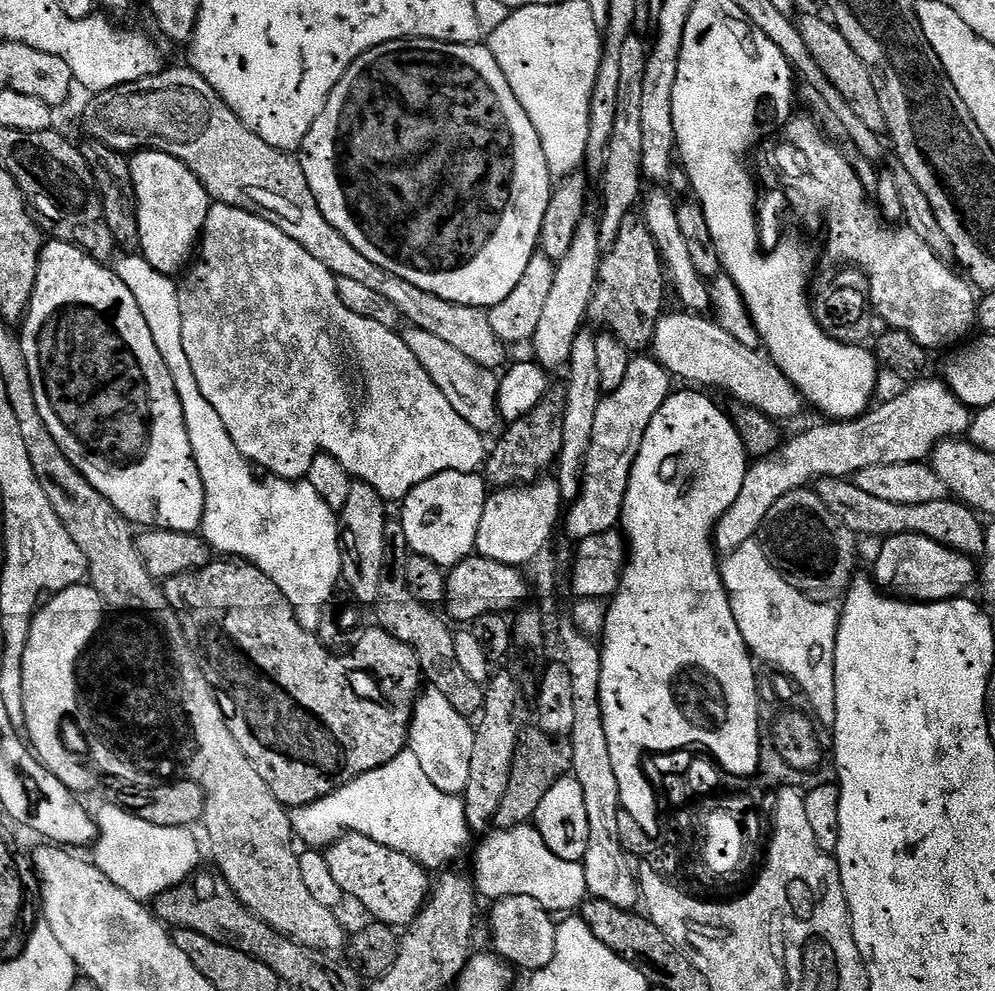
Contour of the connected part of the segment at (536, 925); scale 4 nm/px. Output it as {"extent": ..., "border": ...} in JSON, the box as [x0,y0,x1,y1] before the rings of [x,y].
{"extent":[488,896,556,974],"border":[[[503,896],[491,905],[492,917],[488,924],[492,927],[492,944],[495,955],[507,962],[513,969],[525,968],[531,974],[550,966],[556,945],[556,925],[553,913],[548,912],[530,897]]]}

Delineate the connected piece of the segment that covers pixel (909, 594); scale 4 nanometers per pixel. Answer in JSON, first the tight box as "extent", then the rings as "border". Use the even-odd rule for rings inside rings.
{"extent":[874,534,978,602],"border":[[[898,534],[887,537],[883,541],[880,553],[876,556],[876,576],[874,580],[885,593],[909,602],[935,602],[937,600],[955,600],[963,597],[968,587],[978,580],[978,564],[973,557],[963,556],[960,552],[950,550],[934,538],[926,538],[922,534]]]}

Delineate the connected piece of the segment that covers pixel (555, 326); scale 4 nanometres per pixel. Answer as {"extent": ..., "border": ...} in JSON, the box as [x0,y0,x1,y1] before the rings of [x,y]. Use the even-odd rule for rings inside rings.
{"extent":[530,222,601,370],"border":[[[585,222],[574,234],[570,250],[566,250],[566,254],[556,264],[554,286],[550,286],[546,307],[542,309],[542,319],[538,321],[530,341],[530,347],[536,351],[535,363],[541,364],[546,370],[563,369],[568,363],[570,350],[574,350],[574,338],[588,320],[588,307],[596,289],[601,259],[600,225],[596,222]]]}

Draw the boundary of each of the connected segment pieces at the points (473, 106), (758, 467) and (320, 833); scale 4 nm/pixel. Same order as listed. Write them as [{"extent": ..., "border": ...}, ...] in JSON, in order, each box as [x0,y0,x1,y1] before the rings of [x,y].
[{"extent":[298,38,554,310],"border":[[[415,38],[391,40],[362,54],[350,70],[342,74],[322,114],[318,114],[314,126],[310,126],[310,134],[306,134],[298,149],[298,163],[306,174],[306,182],[310,182],[310,190],[326,222],[330,222],[330,226],[334,226],[334,230],[338,230],[338,234],[358,250],[358,254],[366,254],[366,258],[382,270],[390,270],[390,274],[398,274],[398,278],[414,282],[418,290],[426,290],[452,304],[465,304],[468,308],[481,310],[502,302],[502,298],[507,298],[510,290],[522,282],[522,274],[526,274],[530,258],[537,255],[542,222],[554,187],[554,178],[548,169],[546,154],[542,154],[542,142],[538,138],[538,130],[534,130],[534,122],[530,122],[526,110],[522,110],[522,102],[514,98],[514,90],[510,90],[510,82],[506,82],[506,74],[502,74],[492,49],[480,42],[447,44]]]},{"extent":[714,379,973,553],"border":[[[943,379],[923,380],[909,383],[912,385],[905,392],[898,393],[889,404],[878,405],[879,403],[877,403],[863,416],[858,416],[854,420],[824,422],[828,424],[820,424],[817,428],[808,428],[805,432],[798,433],[793,440],[785,439],[771,456],[749,463],[746,482],[742,482],[742,491],[739,492],[738,498],[734,498],[734,506],[730,506],[730,510],[726,510],[726,514],[722,514],[722,518],[716,524],[714,547],[717,553],[733,552],[738,550],[738,546],[742,546],[742,542],[757,539],[766,514],[770,514],[770,506],[774,506],[774,502],[778,502],[778,498],[782,498],[794,490],[808,488],[813,482],[827,476],[850,478],[859,468],[866,466],[924,462],[931,457],[936,445],[941,444],[943,440],[963,437],[971,429],[973,413],[949,390]]]},{"extent":[290,750,470,870],"border":[[[410,750],[400,752],[386,766],[354,778],[318,802],[291,809],[290,815],[295,839],[305,840],[309,849],[327,849],[345,832],[357,832],[414,858],[429,870],[448,866],[443,864],[450,863],[470,837],[463,799],[438,790]]]}]

